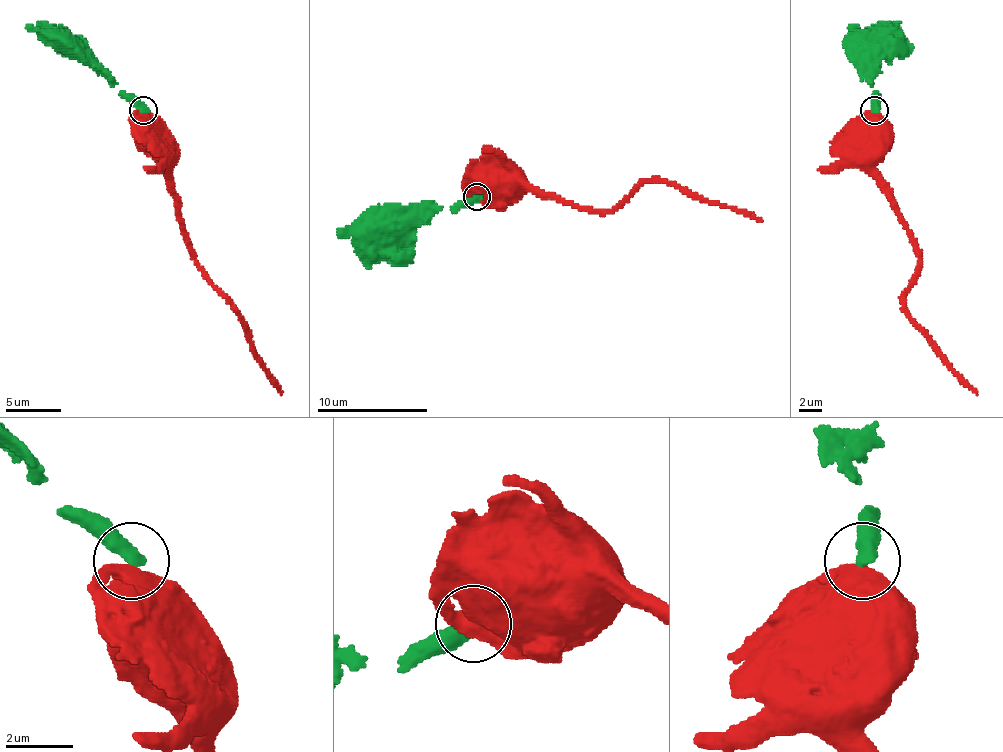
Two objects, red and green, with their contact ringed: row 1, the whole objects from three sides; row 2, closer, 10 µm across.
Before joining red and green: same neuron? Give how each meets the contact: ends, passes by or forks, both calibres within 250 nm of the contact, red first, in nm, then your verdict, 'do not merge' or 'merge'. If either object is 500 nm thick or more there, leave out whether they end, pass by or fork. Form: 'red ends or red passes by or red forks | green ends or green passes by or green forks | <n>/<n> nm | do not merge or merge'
850/500 nm | do not merge

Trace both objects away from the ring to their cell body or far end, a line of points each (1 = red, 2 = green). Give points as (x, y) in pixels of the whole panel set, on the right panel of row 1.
1: (873, 111), (864, 139)
2: (873, 111), (876, 92), (867, 72), (852, 56), (853, 28)

